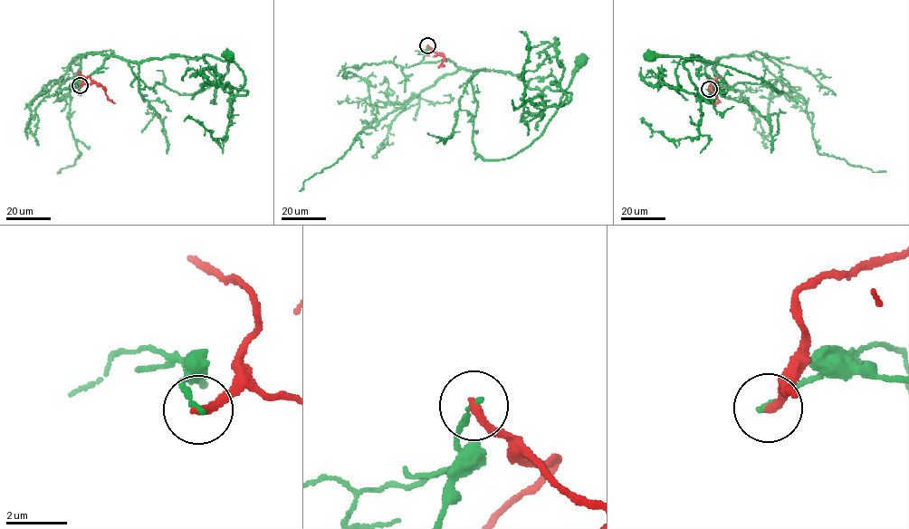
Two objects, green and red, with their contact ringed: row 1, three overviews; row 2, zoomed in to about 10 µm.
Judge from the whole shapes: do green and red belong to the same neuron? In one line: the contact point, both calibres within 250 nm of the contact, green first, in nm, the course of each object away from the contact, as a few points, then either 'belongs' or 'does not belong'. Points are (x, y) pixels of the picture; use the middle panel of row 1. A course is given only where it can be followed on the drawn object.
(427, 45) | 180/280 nm | green via (427, 45), (421, 62), (474, 71), (472, 139), (484, 159), (510, 158), (540, 136), (580, 61) | red via (427, 45), (442, 53), (444, 57), (440, 65), (444, 66) | does not belong

